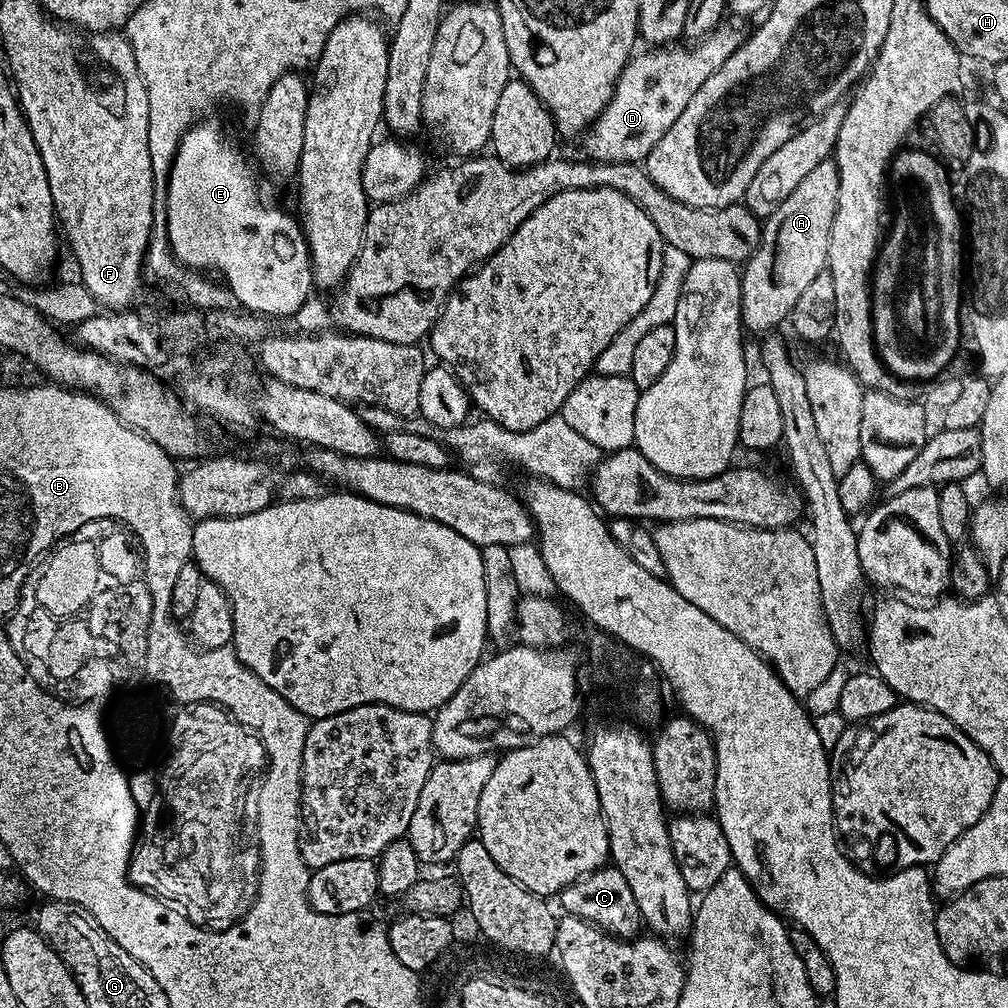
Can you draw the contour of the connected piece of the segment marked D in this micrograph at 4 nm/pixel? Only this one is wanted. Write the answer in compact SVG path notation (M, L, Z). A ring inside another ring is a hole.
M721 26L714 29L703 40L693 43L689 52L684 48L676 48L680 46L660 46L655 50L644 50L648 52L642 53L641 56L640 53L633 55L622 70L616 88L608 99L608 104L591 125L590 133L592 132L592 140L596 143L595 159L605 164L631 164L647 161L652 147L667 134L670 126L674 126L674 122L680 117L682 110L686 110L690 98L694 98L702 82L706 82L710 74L718 71L735 54L741 43L742 36L740 37L738 29Z

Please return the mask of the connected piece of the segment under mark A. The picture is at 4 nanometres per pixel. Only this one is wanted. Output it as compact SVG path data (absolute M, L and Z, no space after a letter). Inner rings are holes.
M835 159L823 160L763 221L762 235L752 257L742 268L740 314L749 333L767 333L796 307L798 298L828 263L828 243L840 193Z

